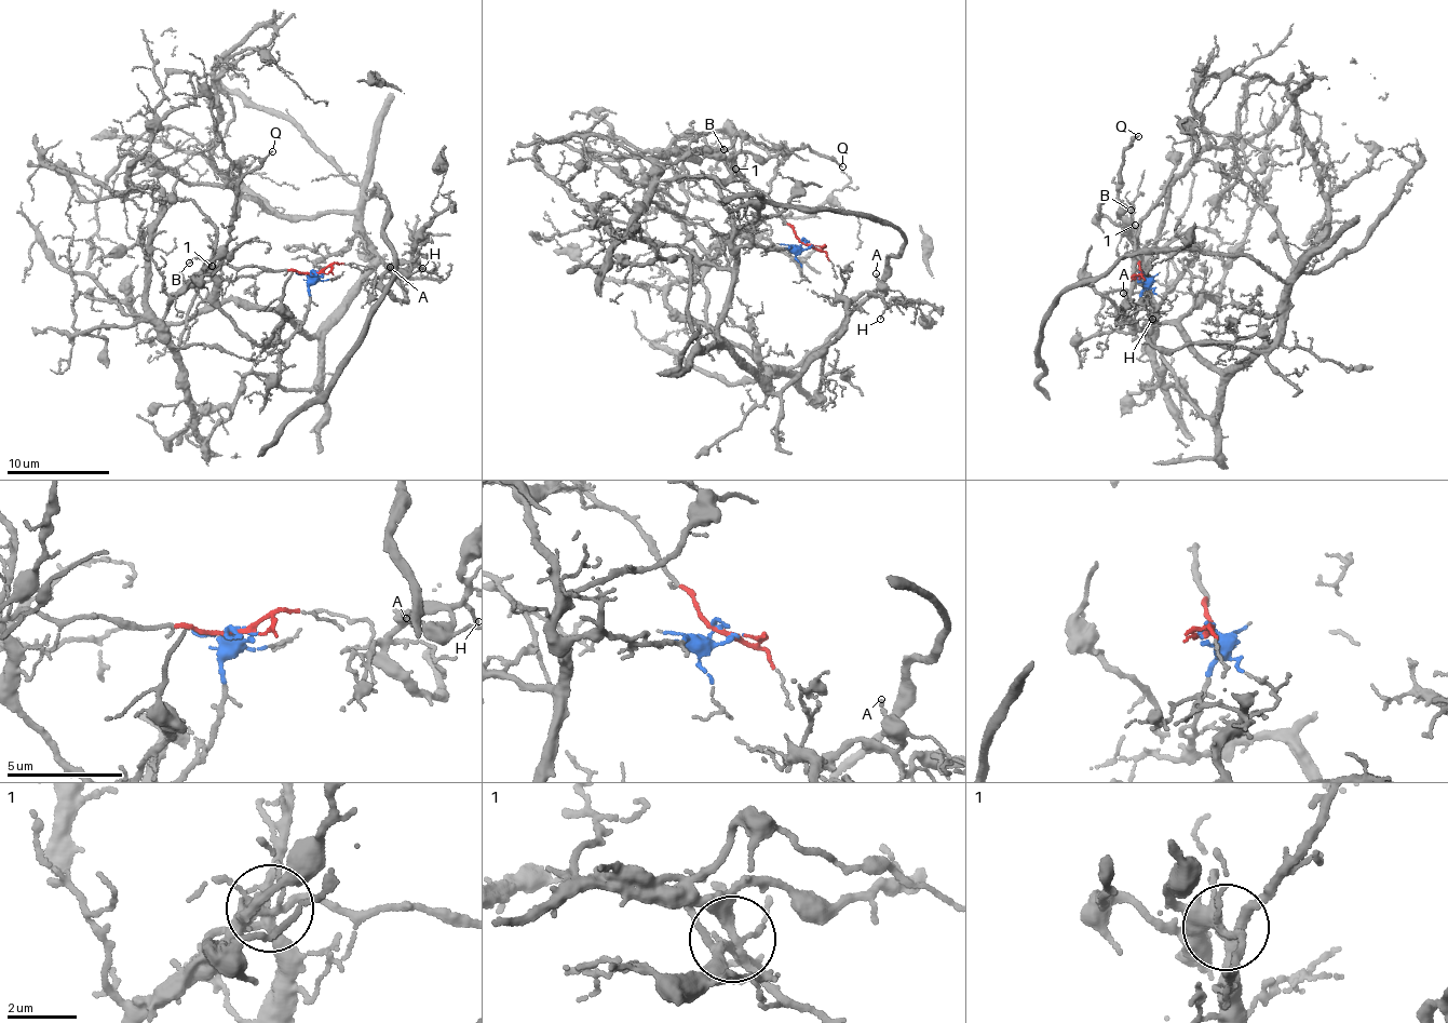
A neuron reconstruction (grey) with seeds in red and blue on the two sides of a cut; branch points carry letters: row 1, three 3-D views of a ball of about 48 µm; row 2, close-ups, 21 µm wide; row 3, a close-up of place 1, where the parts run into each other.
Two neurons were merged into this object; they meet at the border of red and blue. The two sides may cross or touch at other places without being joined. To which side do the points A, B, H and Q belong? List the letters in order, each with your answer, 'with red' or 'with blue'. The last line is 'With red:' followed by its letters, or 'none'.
A: with blue
B: with red
H: with blue
Q: with red
With red: B, Q

